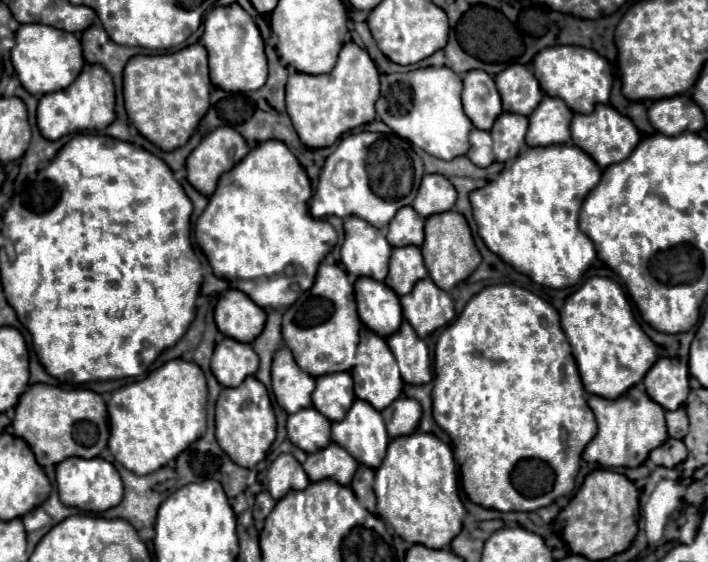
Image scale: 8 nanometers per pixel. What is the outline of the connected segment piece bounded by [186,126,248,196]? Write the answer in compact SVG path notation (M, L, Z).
M230 126L210 132L188 156L188 182L204 196L212 196L218 178L248 154L246 140Z

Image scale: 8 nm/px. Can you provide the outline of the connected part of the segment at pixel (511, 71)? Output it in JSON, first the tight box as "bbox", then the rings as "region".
{"bbox":[496,64,542,116],"region":[[[512,64],[496,76],[496,86],[502,98],[504,112],[516,112],[528,116],[542,100],[542,90],[530,68]]]}

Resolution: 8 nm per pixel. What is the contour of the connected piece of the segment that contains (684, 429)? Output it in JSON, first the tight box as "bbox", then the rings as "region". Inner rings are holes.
{"bbox":[666,408,688,440],"region":[[[684,408],[668,410],[666,412],[666,424],[668,424],[668,436],[682,440],[688,434],[688,416]]]}

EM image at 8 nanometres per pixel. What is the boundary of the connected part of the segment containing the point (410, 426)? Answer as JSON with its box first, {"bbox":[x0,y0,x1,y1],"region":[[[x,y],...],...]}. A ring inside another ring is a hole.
{"bbox":[382,396,422,438],"region":[[[400,396],[388,408],[382,410],[382,416],[386,422],[388,436],[396,438],[396,436],[406,436],[406,434],[412,434],[418,430],[422,408],[420,408],[418,400]]]}

